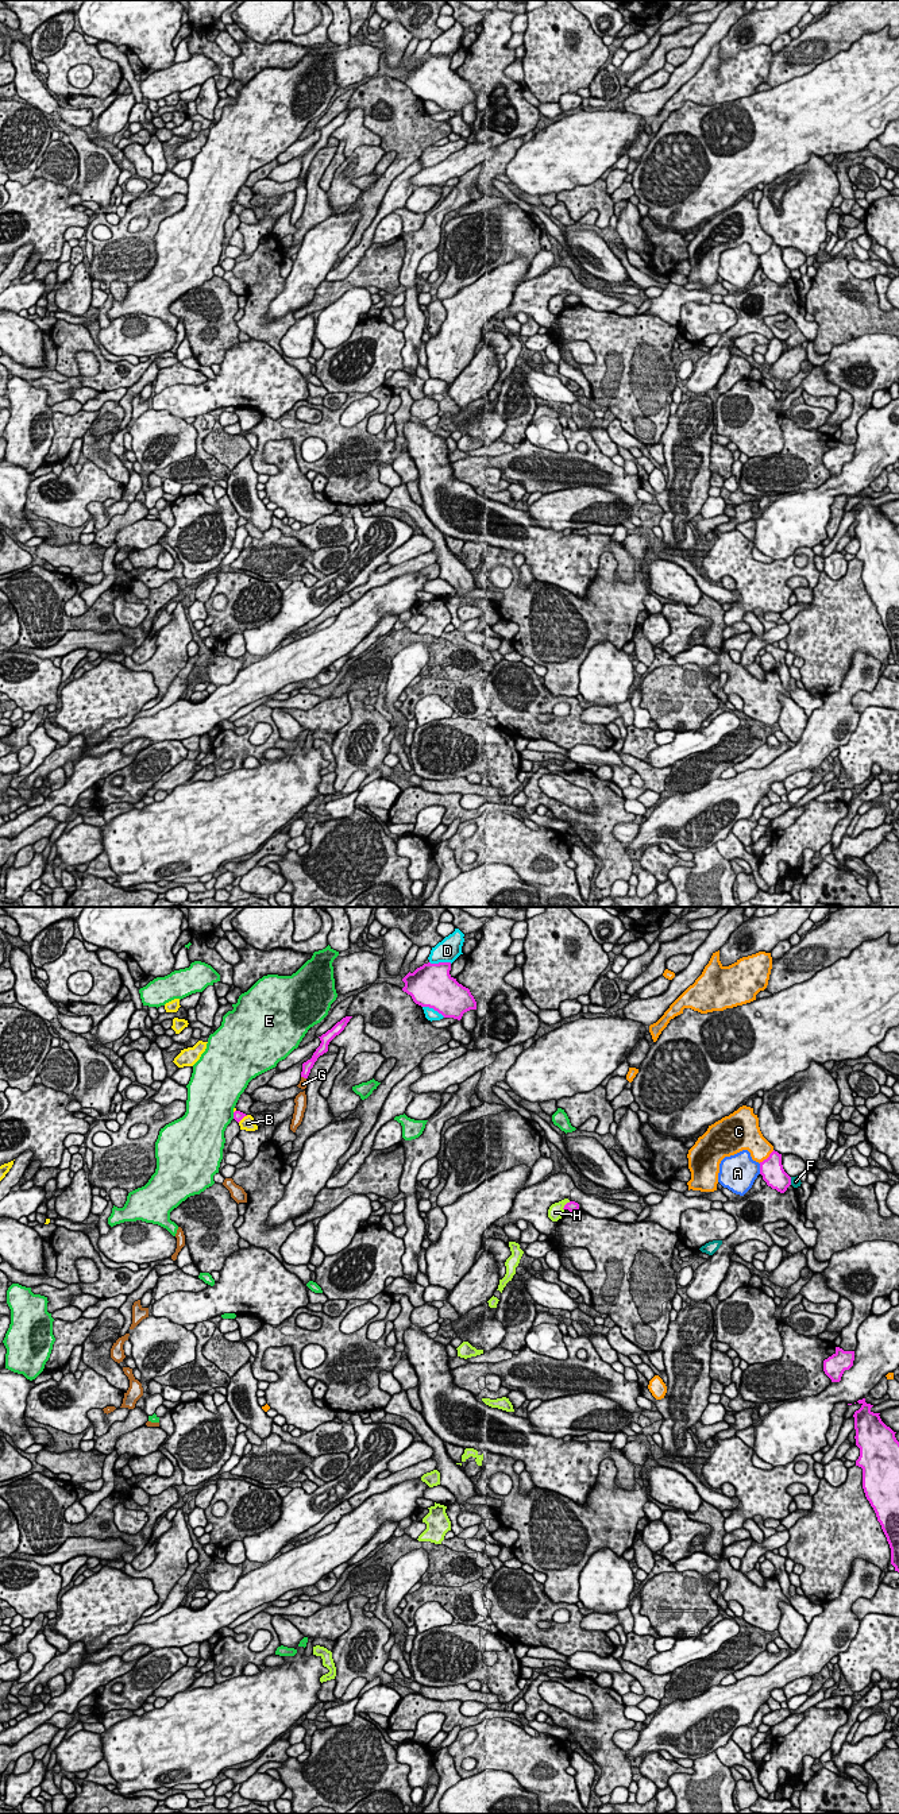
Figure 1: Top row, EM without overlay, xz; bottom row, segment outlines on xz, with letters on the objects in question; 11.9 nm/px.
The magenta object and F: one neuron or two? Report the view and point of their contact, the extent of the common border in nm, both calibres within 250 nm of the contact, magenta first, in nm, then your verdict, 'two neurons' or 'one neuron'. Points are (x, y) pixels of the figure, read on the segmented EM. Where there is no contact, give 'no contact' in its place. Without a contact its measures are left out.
contact xz (790, 1181); length 100 nm; calibres 280 and 130 nm; two neurons

